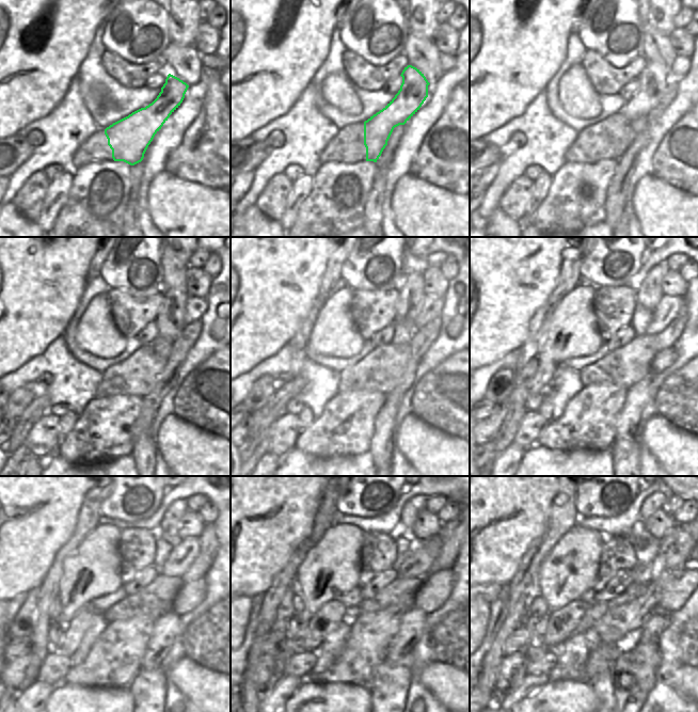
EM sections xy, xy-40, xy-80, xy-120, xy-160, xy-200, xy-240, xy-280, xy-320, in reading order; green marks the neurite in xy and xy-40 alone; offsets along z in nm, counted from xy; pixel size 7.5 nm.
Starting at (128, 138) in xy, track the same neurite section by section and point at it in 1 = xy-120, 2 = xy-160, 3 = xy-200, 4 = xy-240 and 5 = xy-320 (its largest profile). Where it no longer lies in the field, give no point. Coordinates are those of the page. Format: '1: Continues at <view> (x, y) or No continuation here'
1: Continues at xy-120 (170, 320)
2: Continues at xy-160 (411, 294)
3: Continues at xy-200 (649, 294)
4: Continues at xy-240 (169, 529)
5: Continues at xy-320 (655, 501).

